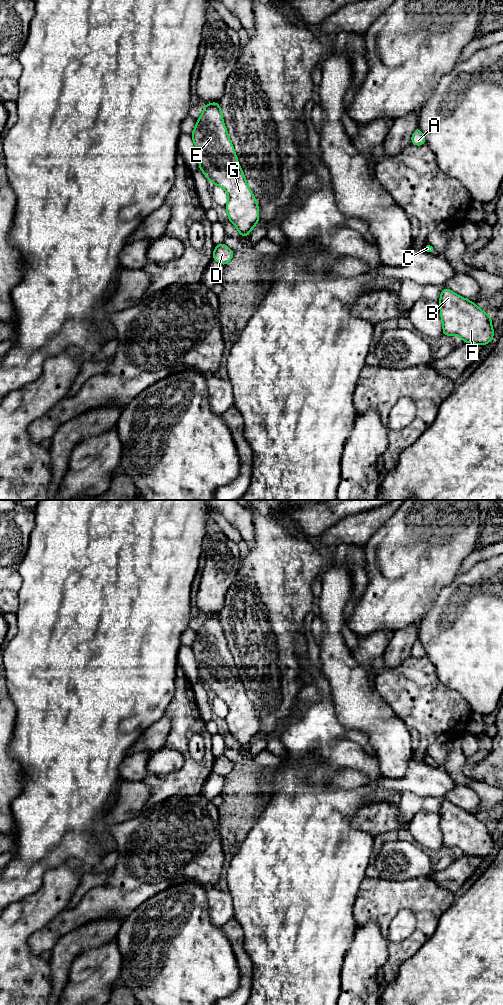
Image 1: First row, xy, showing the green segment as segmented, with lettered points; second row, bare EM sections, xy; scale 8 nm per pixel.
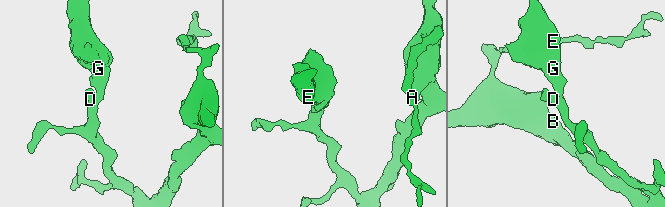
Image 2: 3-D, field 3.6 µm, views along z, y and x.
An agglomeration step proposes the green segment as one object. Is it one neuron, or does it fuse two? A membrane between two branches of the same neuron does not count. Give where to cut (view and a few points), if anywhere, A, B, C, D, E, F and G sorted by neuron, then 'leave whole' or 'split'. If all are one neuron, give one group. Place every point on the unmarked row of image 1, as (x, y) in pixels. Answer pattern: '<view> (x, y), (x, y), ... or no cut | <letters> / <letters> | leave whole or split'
no cut | A B C D E F G | leave whole

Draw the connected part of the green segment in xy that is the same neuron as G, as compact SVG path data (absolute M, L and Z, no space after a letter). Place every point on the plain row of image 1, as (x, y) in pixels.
M219 614L204 616L190 647L198 664L199 682L211 696L227 704L228 714L224 720L228 732L235 737L240 748L249 749L250 743L259 734L258 715L238 676Z

